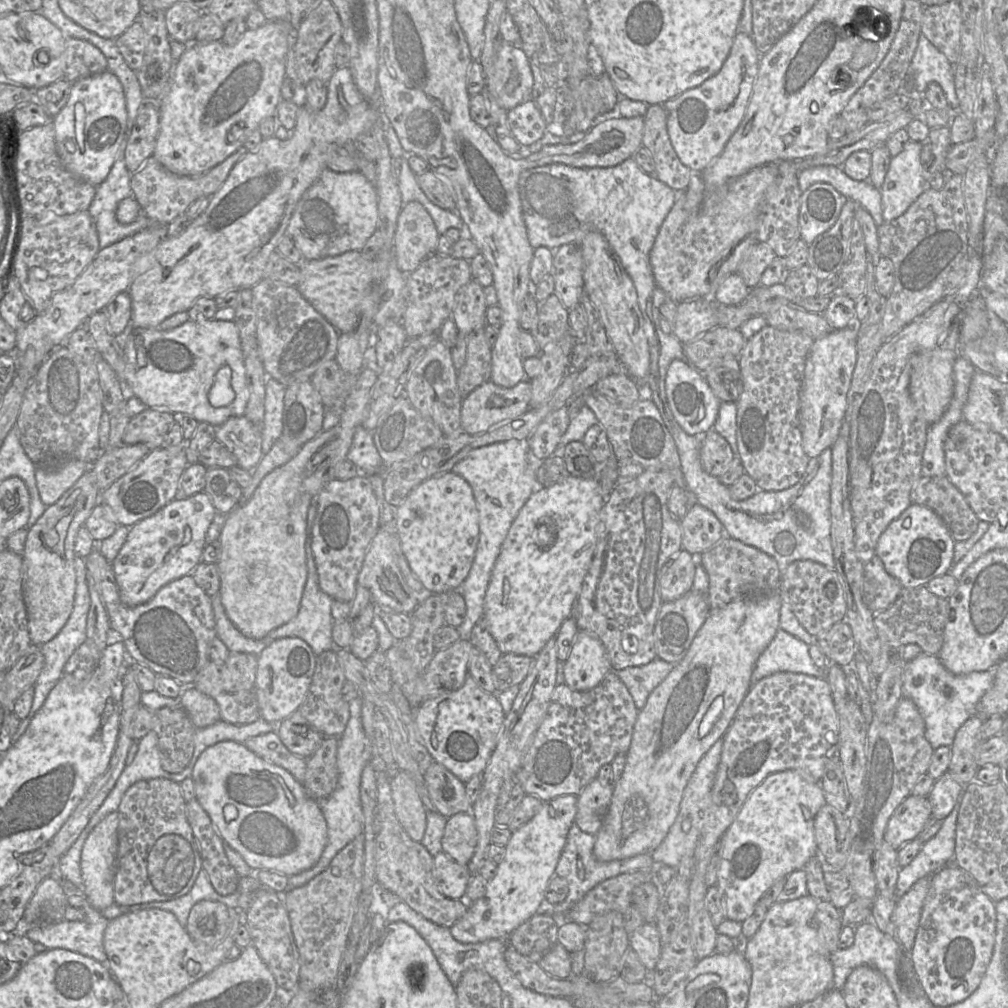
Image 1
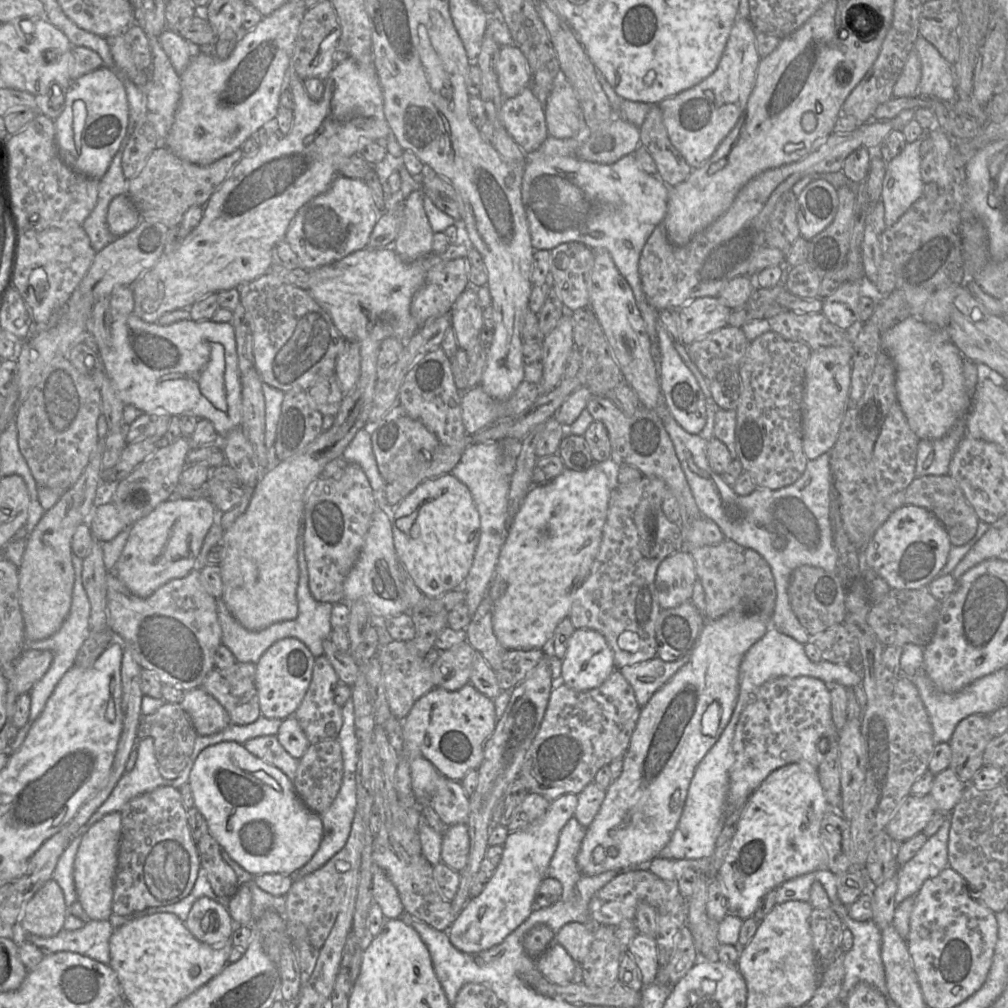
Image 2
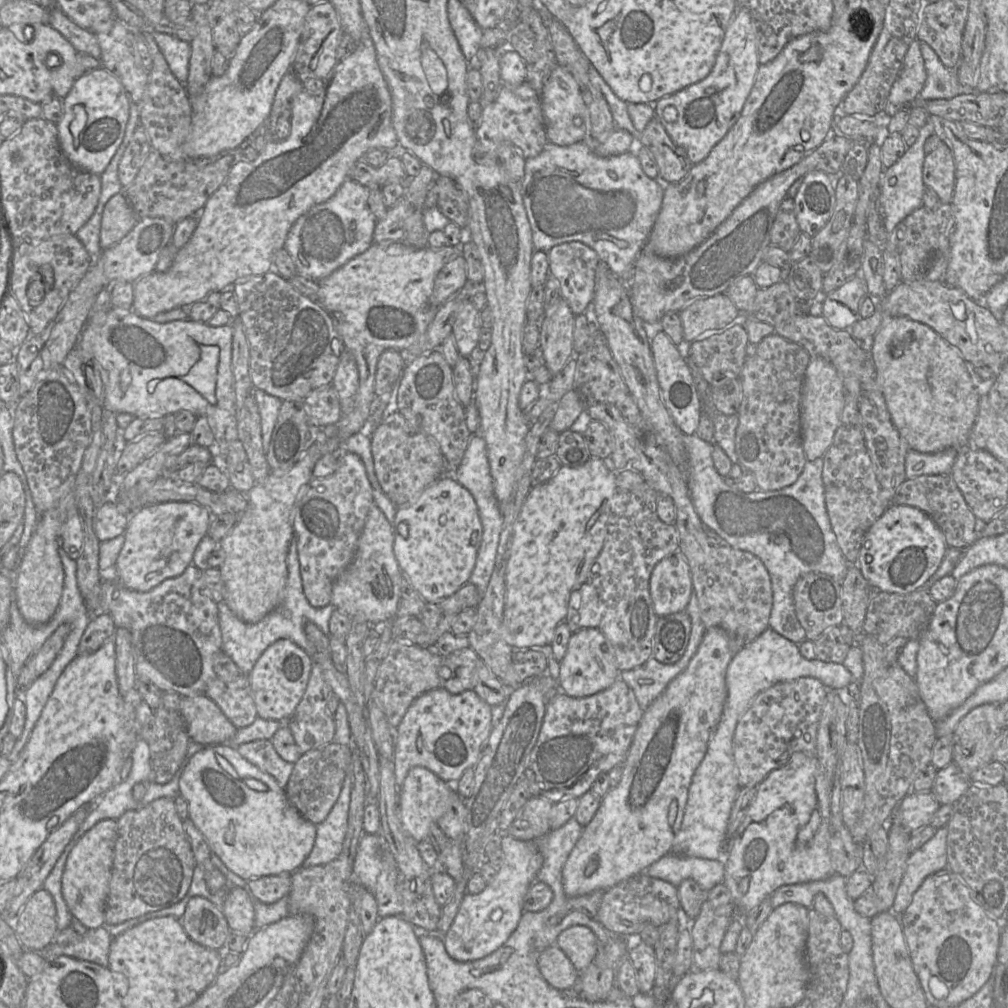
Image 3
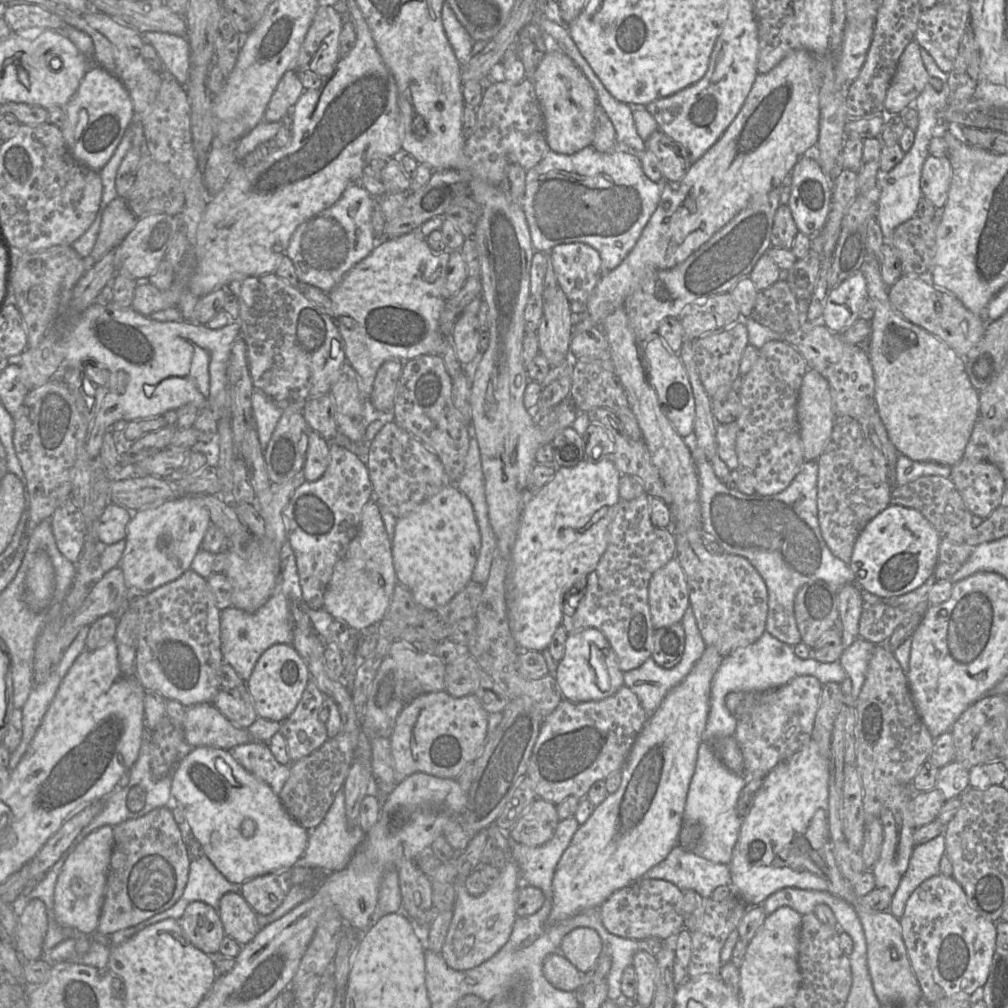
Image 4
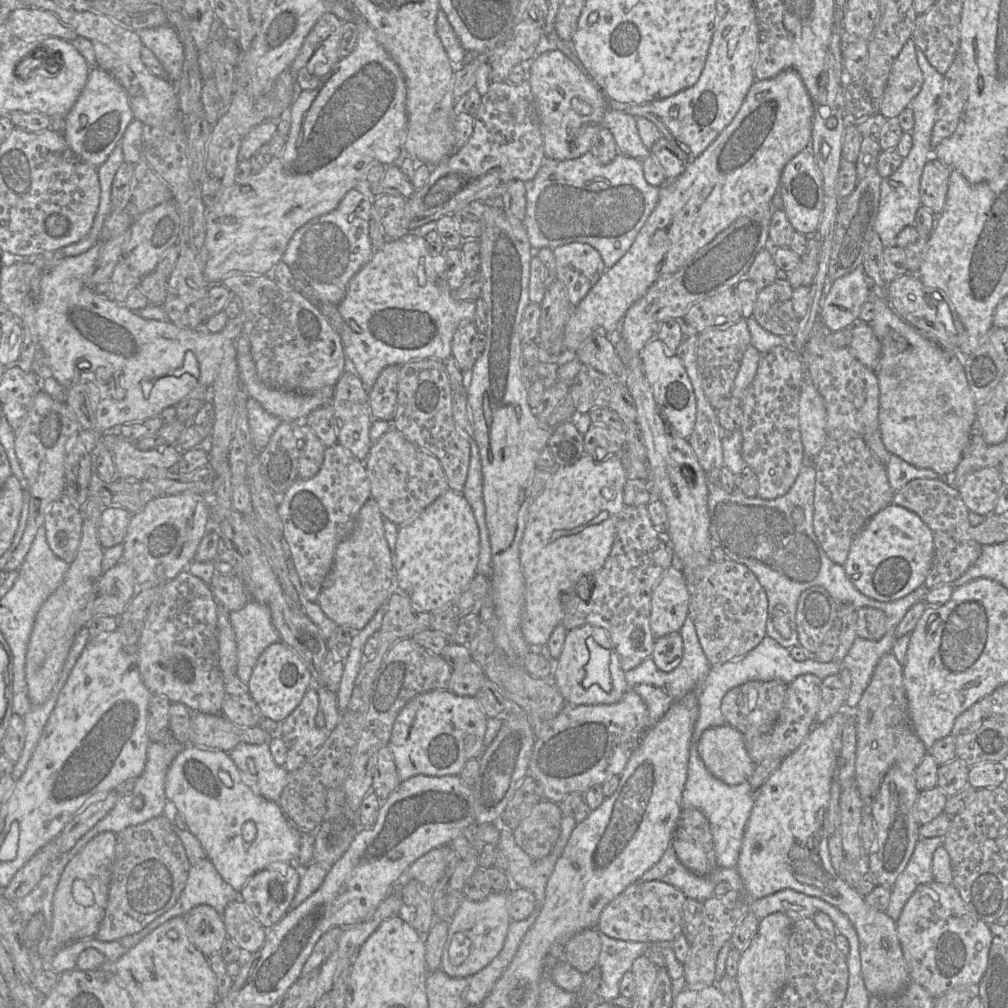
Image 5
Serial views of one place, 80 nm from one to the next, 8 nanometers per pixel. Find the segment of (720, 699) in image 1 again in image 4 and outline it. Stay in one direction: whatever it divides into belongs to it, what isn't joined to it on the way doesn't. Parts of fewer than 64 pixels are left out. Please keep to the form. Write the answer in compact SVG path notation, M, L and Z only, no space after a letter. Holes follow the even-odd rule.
M706 646L703 655L695 664L691 672L684 678L684 680L680 684L678 684L670 692L668 692L656 712L647 719L644 727L642 728L641 732L639 733L634 742L634 745L627 757L626 762L621 769L620 786L615 792L608 794L605 800L595 807L594 811L587 819L587 821L579 826L569 846L564 851L561 859L557 864L552 880L553 902L549 918L547 920L547 924L555 924L558 921L567 919L588 908L600 908L602 903L605 902L615 891L644 877L649 869L663 861L673 849L673 847L678 845L679 833L684 822L684 809L688 789L695 771L696 761L698 757L698 748L700 743L702 742L702 734L706 728L706 723L708 719L710 709L711 682L719 666L722 663L723 658L724 657L720 655L720 653L715 647Z

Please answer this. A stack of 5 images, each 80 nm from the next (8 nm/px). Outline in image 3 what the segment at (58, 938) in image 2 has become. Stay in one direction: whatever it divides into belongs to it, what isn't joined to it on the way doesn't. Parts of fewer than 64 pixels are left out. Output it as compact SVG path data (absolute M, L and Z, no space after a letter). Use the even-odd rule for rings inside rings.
M101 926L87 930L76 943L65 946L51 943L39 953L47 962L64 955L77 960L95 963L102 967L108 967L111 941L112 937L107 927Z

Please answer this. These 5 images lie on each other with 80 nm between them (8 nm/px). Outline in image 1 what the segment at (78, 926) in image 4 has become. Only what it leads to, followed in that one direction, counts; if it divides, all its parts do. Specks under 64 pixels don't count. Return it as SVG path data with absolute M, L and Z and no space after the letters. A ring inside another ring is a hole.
M117 812L108 814L90 832L84 842L80 868L82 876L82 889L88 903L97 911L103 911L114 903L114 874L115 861L118 846L118 822Z

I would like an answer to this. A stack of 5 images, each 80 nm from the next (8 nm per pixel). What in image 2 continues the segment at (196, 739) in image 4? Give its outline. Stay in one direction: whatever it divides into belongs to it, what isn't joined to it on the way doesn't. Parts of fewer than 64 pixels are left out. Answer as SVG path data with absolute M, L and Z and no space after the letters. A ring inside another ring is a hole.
M201 687L184 692L180 706L198 736L216 734L231 724L225 709Z

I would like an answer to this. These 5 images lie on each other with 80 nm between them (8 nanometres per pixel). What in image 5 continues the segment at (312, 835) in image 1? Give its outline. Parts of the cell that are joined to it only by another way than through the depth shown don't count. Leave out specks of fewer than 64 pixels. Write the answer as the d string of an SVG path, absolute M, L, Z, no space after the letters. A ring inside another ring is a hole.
M184 745L167 770L165 795L183 816L188 830L198 839L217 872L235 891L240 892L255 873L273 863L295 863L299 854L298 829L284 815L278 803L256 795L243 783L228 752ZM222 773L230 776L232 787L223 784Z

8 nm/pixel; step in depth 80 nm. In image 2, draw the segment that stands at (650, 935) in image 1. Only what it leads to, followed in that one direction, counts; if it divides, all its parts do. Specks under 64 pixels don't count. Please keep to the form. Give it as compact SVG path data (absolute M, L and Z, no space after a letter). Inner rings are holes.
M637 933L628 946L628 953L640 970L643 986L655 983L659 969L656 938Z

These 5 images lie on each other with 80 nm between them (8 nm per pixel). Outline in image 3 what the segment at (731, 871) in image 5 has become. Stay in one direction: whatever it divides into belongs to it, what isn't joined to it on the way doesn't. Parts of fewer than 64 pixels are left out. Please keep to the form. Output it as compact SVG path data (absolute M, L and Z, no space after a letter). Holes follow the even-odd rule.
M669 853L653 864L645 872L648 876L659 878L678 887L688 878L697 882L701 889L708 892L723 883L725 864L723 860L710 860Z

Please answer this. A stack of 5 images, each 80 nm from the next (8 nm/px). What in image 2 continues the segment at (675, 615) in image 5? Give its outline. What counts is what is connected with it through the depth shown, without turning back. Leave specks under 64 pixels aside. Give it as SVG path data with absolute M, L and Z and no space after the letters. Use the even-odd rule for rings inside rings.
M677 551L658 566L655 589L662 609L675 608L690 601L697 579L694 560L687 551Z

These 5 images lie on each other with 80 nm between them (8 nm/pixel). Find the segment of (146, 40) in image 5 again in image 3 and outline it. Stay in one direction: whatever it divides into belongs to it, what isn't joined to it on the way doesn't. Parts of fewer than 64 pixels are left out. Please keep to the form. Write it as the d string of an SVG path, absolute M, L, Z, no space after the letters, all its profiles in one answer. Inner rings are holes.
M153 32L152 35L171 72L180 83L185 85L189 75L190 43L161 32Z

